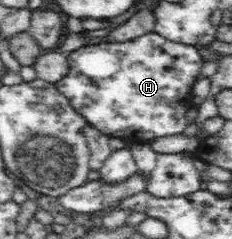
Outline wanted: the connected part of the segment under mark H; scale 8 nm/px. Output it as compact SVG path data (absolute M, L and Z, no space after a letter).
M144 33L136 39L118 43L98 43L80 47L67 57L69 72L57 81L56 87L68 98L92 127L111 137L120 137L129 143L156 140L158 137L178 135L184 131L186 111L195 106L191 91L206 61L199 48L170 41L159 33Z

